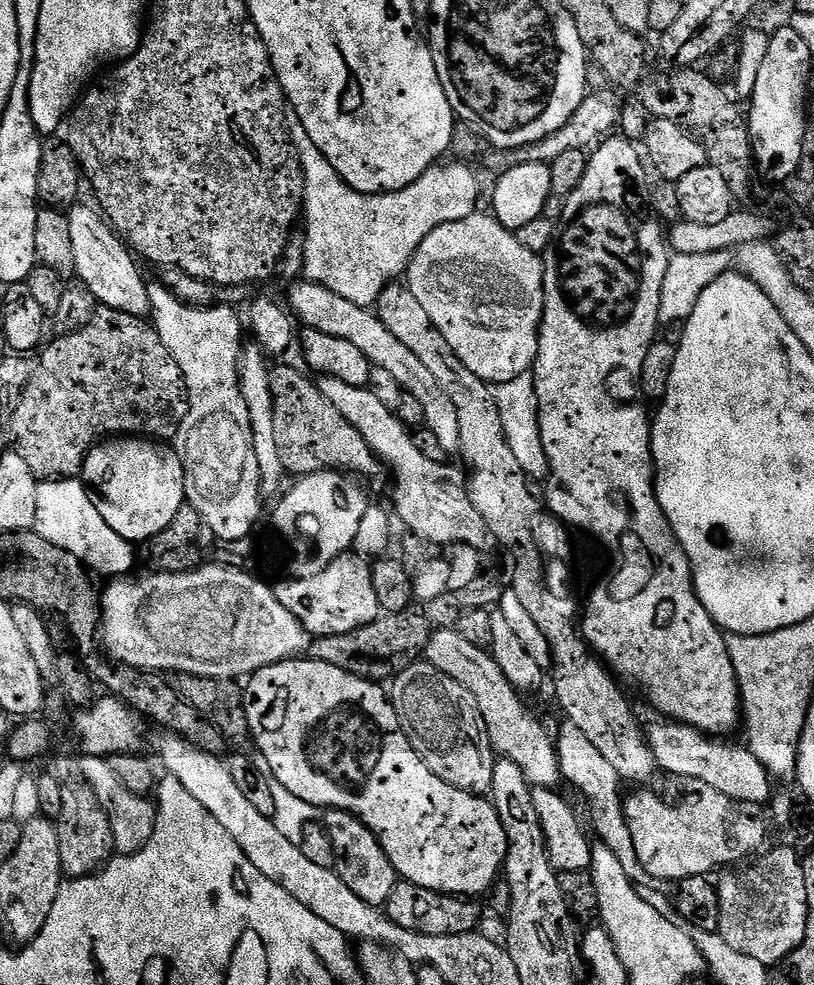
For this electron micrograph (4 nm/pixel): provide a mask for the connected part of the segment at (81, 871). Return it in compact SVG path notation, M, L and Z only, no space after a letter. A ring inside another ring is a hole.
M83 778L65 779L62 783L62 814L56 819L58 854L62 854L62 870L65 877L90 876L100 871L114 855L116 843L110 830L110 818L98 802L98 798Z

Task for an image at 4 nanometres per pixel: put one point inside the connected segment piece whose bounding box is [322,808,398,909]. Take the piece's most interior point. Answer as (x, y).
(360, 861)

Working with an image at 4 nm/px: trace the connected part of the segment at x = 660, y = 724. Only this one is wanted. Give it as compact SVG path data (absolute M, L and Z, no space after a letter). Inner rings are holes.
M656 718L652 725L647 725L644 737L648 739L657 769L661 773L669 772L684 780L701 780L699 783L703 787L718 790L718 794L726 794L726 798L735 800L740 806L767 805L774 795L772 777L746 746L735 748L732 744L724 744L728 742L723 739L709 738L688 724L678 724L667 718Z

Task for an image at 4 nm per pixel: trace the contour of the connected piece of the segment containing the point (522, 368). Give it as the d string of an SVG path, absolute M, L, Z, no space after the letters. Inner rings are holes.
M473 214L458 222L446 222L442 226L438 226L438 230L432 230L422 240L422 246L418 246L418 250L412 255L412 261L409 262L406 269L406 287L414 294L414 298L418 298L418 303L426 310L430 322L438 330L438 334L442 334L442 338L446 338L450 350L454 350L454 354L462 362L462 366L466 366L466 370L470 370L470 374L474 374L485 384L491 386L510 382L510 378L518 378L518 374L533 371L540 341L540 323L544 313L544 261L537 253L526 250L526 246L522 246L518 242L515 231L503 228L496 221L495 215L480 215Z

